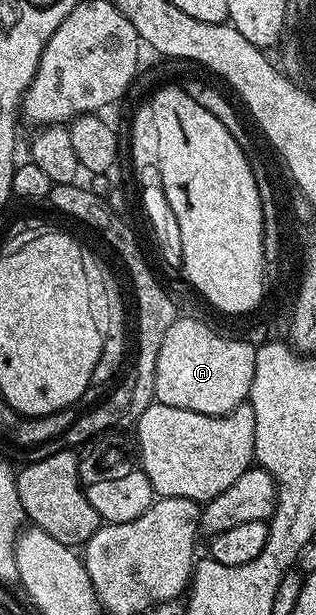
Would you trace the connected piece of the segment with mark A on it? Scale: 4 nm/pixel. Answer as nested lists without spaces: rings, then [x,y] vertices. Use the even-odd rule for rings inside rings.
[[[177,316],[170,331],[166,331],[166,339],[162,339],[162,347],[158,351],[156,401],[170,407],[182,407],[186,411],[198,411],[202,415],[226,415],[234,411],[234,407],[245,404],[254,383],[256,346],[236,337],[215,333],[206,322],[196,317]]]

